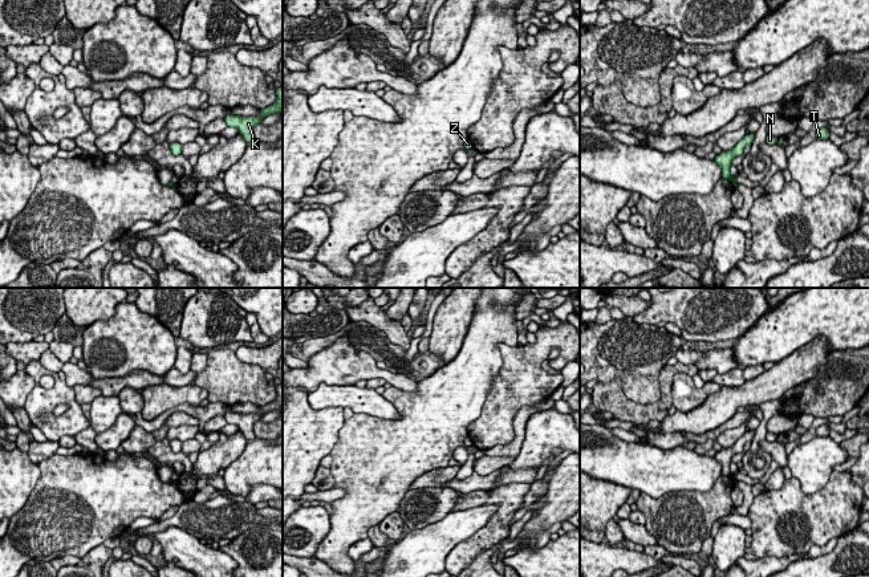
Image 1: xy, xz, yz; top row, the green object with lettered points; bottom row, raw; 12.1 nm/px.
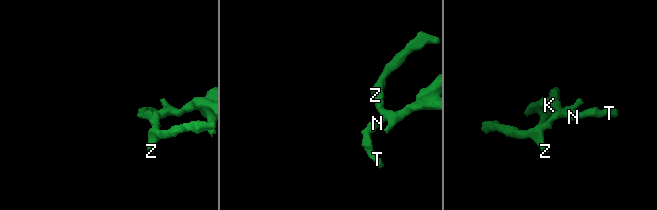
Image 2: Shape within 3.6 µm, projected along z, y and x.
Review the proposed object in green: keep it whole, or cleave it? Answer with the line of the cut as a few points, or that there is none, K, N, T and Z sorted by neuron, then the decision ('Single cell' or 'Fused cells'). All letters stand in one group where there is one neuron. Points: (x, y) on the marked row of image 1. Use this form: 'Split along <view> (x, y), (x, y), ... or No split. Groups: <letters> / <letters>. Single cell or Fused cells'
No split. Groups: K N T Z. Single cell

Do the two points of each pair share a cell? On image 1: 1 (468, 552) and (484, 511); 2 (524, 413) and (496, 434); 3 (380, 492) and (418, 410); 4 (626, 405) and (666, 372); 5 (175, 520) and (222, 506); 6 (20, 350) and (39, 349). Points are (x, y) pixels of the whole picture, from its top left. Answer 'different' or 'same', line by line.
1: different
2: different
3: same
4: same
5: same
6: same

